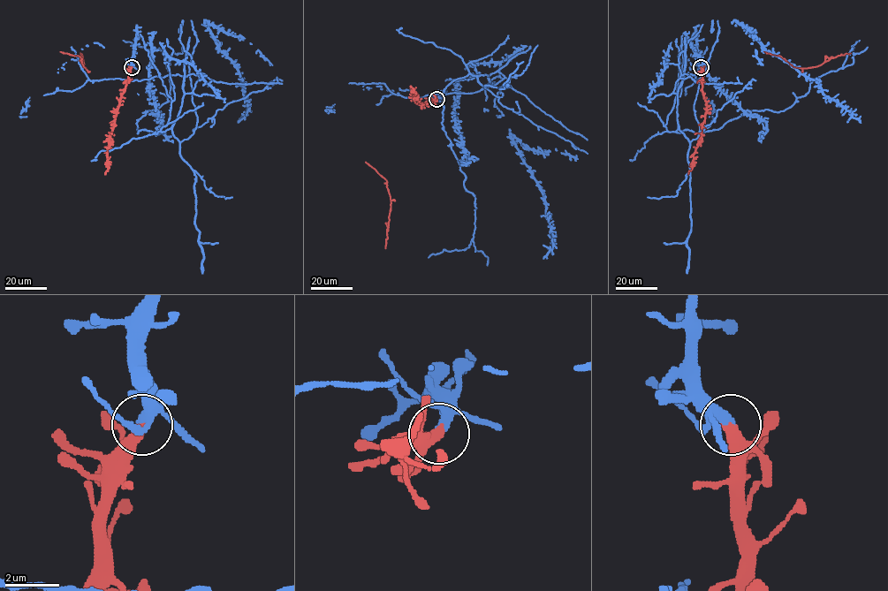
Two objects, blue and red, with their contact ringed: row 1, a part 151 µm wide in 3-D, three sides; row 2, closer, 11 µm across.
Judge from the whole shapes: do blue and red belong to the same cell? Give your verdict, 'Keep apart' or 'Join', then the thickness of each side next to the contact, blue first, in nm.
Join. Thickness 300 nm (blue) against 480 nm

